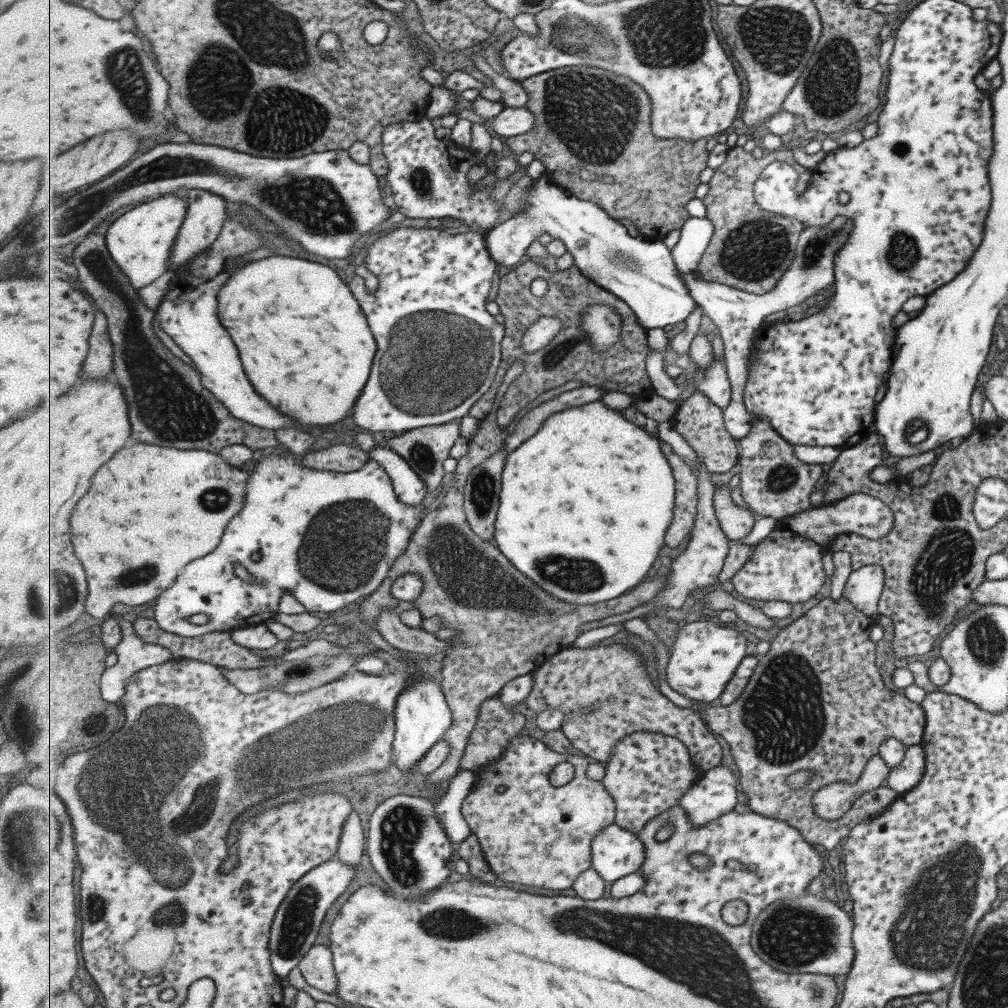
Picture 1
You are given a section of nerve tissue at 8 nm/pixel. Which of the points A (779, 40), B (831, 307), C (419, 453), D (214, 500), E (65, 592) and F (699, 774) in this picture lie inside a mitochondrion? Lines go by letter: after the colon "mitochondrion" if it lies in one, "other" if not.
A: mitochondrion
B: other
C: mitochondrion
D: mitochondrion
E: mitochondrion
F: other

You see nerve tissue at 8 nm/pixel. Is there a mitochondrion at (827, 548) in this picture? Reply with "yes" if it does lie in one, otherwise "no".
no

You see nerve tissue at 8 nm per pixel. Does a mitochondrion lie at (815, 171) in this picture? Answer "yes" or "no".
no

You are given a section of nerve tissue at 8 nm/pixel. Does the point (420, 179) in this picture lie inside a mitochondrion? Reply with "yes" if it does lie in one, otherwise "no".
yes

